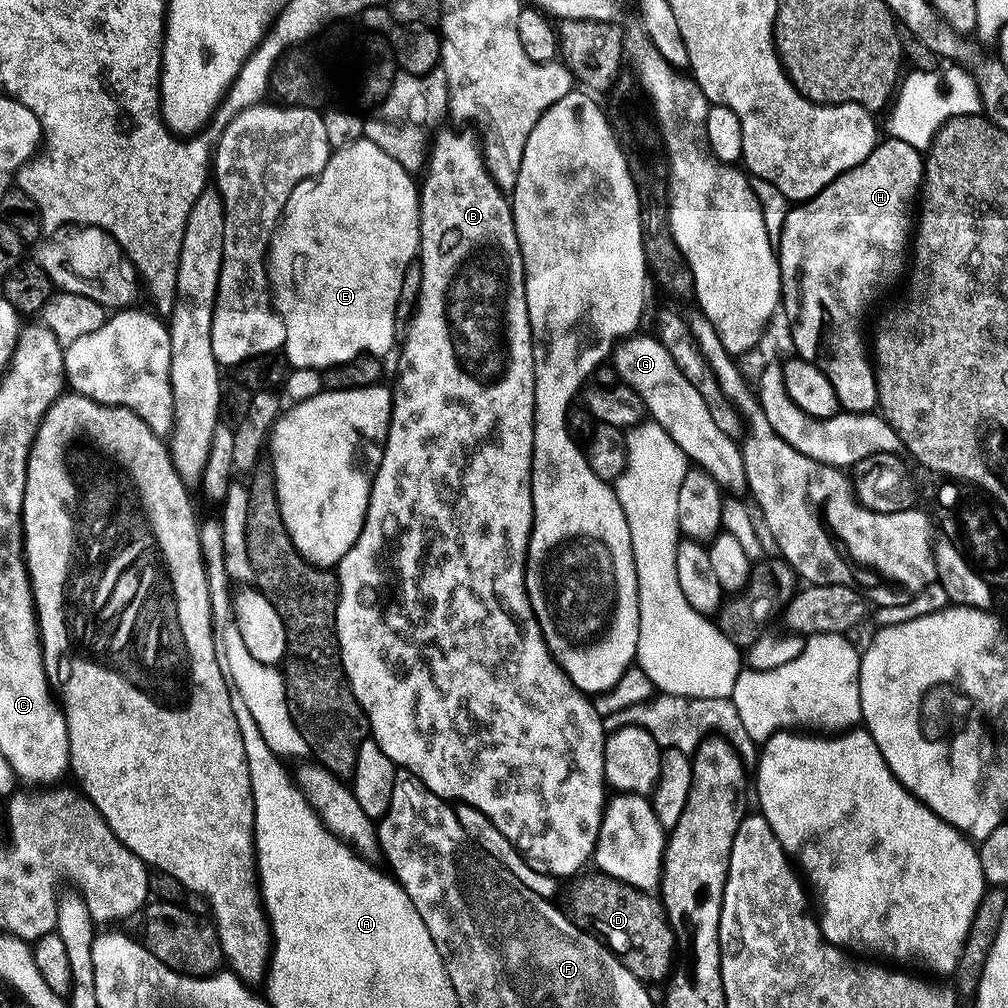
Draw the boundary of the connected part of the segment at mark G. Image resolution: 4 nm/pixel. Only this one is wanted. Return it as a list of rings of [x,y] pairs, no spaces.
[[[638,334],[627,338],[627,340],[618,344],[613,352],[612,365],[617,370],[619,379],[640,395],[645,411],[649,414],[653,423],[662,426],[673,438],[674,442],[678,444],[679,449],[686,454],[689,461],[710,474],[718,482],[721,491],[729,492],[734,496],[739,495],[740,493],[738,492],[740,491],[743,493],[747,489],[747,480],[745,478],[744,456],[741,447],[733,437],[726,435],[719,426],[716,426],[702,394],[684,376],[684,372],[680,370],[676,360],[672,358],[672,354],[663,346],[661,341],[653,335],[651,337],[644,335]]]

